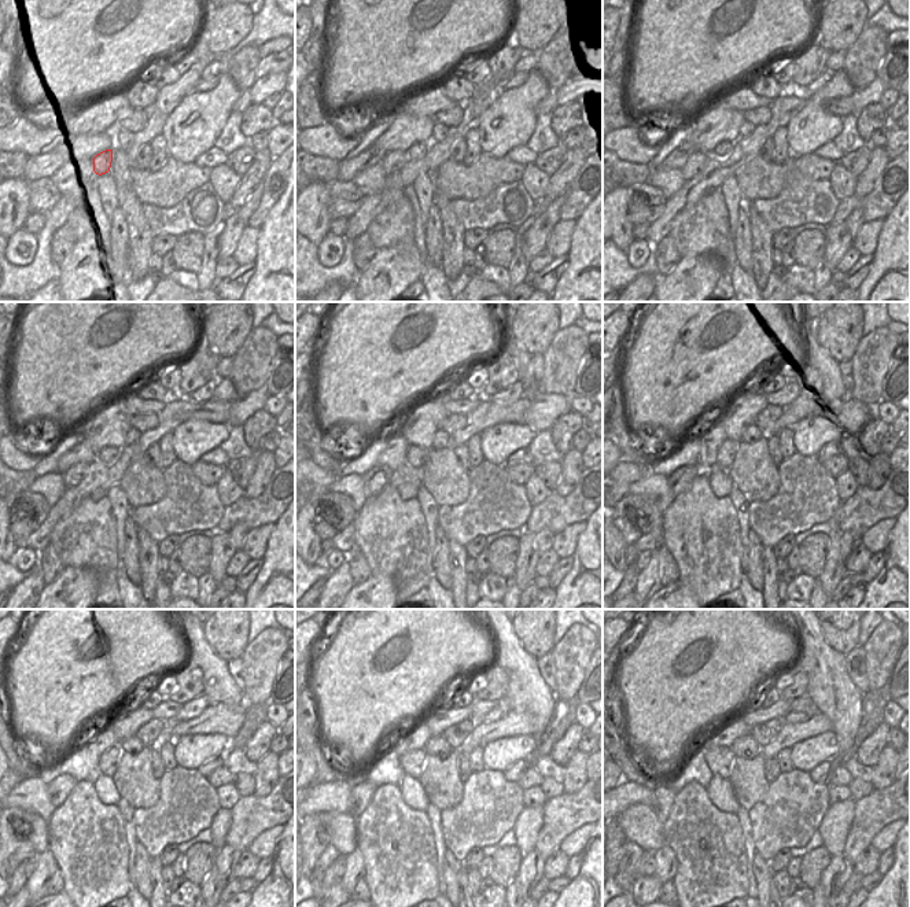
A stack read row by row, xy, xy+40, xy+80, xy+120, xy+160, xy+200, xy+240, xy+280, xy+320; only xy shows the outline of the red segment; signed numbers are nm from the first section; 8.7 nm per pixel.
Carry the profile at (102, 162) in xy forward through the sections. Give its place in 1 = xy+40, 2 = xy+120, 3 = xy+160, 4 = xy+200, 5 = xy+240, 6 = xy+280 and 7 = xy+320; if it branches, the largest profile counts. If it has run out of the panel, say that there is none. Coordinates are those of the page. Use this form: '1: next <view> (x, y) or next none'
1: next xy+40 (417, 150)
2: next xy+120 (107, 456)
3: next xy+160 (416, 456)
4: next xy+200 (726, 452)
5: next xy+240 (109, 760)
6: next xy+280 (412, 762)
7: next xy+320 (719, 759)

